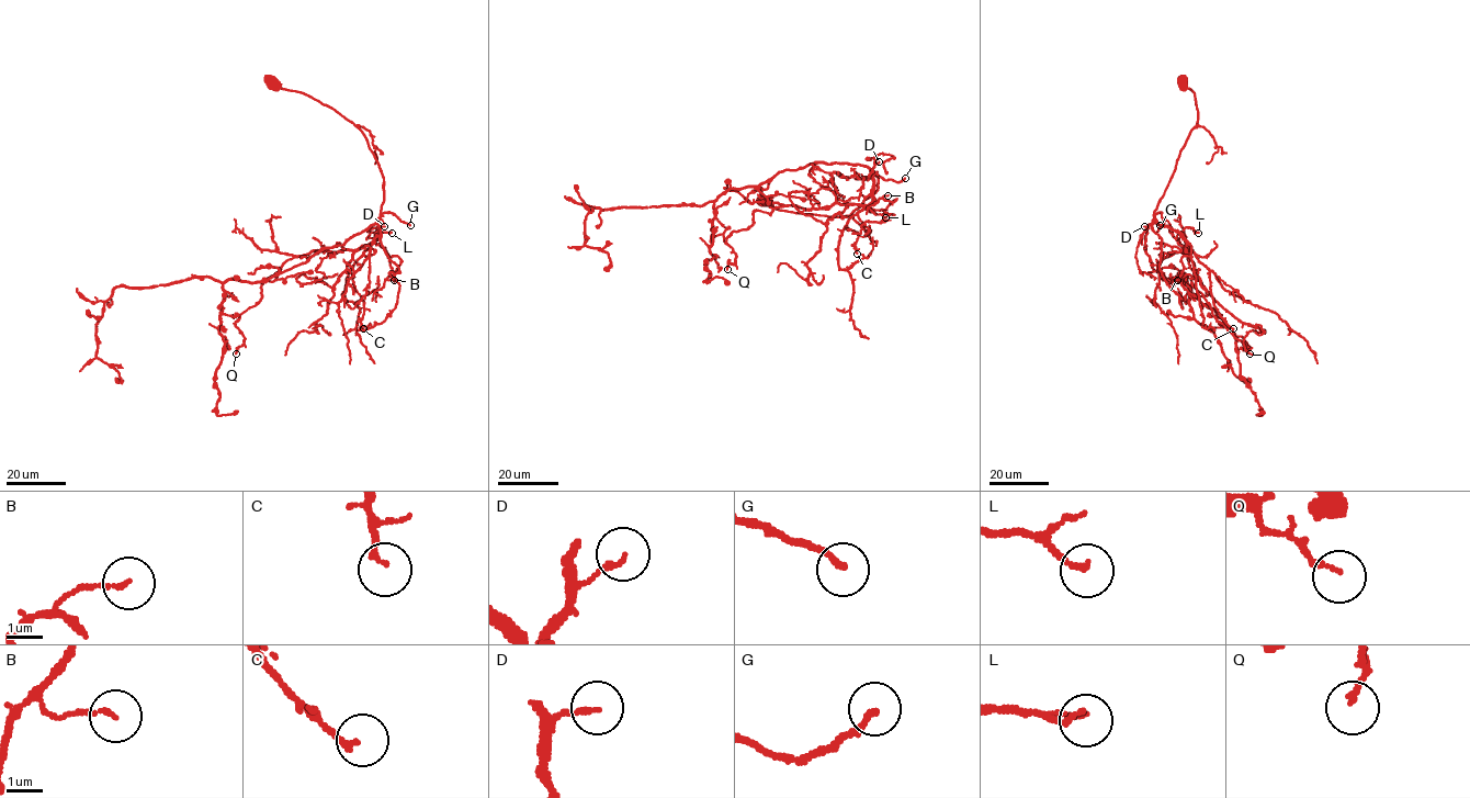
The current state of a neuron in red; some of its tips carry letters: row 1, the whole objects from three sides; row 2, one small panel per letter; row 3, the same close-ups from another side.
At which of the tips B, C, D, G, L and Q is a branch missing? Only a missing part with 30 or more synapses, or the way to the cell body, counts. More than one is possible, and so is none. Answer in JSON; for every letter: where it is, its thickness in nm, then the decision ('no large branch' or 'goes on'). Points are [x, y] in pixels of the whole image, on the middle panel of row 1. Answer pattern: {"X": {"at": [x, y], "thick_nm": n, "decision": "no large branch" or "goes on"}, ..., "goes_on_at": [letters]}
{"B": {"at": [888, 195], "thick_nm": 110, "decision": "no large branch"}, "C": {"at": [857, 254], "thick_nm": 160, "decision": "no large branch"}, "D": {"at": [879, 161], "thick_nm": 130, "decision": "no large branch"}, "G": {"at": [905, 178], "thick_nm": 180, "decision": "no large branch"}, "L": {"at": [885, 217], "thick_nm": 160, "decision": "no large branch"}, "Q": {"at": [727, 269], "thick_nm": 150, "decision": "no large branch"}, "goes_on_at": []}

